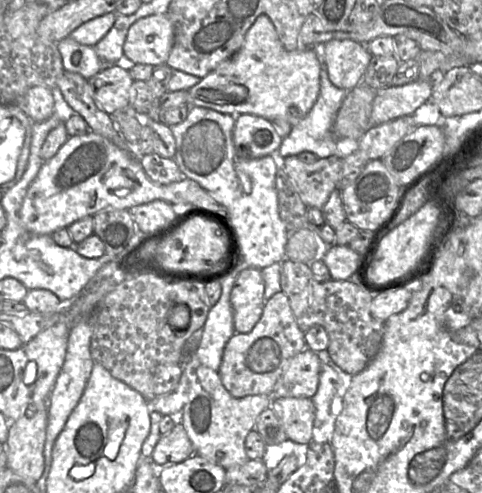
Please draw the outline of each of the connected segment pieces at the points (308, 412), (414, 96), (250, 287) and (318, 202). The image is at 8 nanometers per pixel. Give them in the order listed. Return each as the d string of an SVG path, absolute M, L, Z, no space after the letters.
M271 397L270 407L281 421L287 438L302 445L312 441L315 407L311 398Z
M418 79L402 86L387 86L376 91L370 115L376 126L396 118L409 116L432 96L430 79Z
M247 268L239 273L230 295L236 333L249 333L259 321L264 300L264 279L261 270Z
M288 156L279 160L280 165L292 180L301 200L308 208L322 209L330 194L338 189L342 169L342 159L338 156L317 158L310 164L302 162L297 156Z

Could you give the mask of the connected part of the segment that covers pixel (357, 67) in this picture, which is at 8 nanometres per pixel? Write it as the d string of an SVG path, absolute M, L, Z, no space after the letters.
M332 39L325 43L322 48L322 67L327 70L329 80L334 86L350 91L362 82L372 56L366 45L350 39Z

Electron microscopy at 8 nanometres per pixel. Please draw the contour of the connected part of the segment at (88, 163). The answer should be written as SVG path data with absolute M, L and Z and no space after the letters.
M90 131L82 136L70 136L51 159L43 161L36 178L27 190L19 217L22 226L28 232L37 235L52 235L59 229L68 228L72 223L105 209L130 210L134 206L155 200L170 204L191 204L188 202L188 193L197 192L200 189L203 188L189 178L167 185L154 183L145 174L139 158L124 152L108 139Z

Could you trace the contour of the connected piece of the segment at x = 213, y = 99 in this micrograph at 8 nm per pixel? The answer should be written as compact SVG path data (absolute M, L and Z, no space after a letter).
M262 14L248 29L241 48L188 90L186 105L209 108L234 117L241 114L252 114L270 121L283 119L294 126L308 114L317 100L320 72L321 63L314 49L299 47L296 50L287 51L280 42L271 20Z

